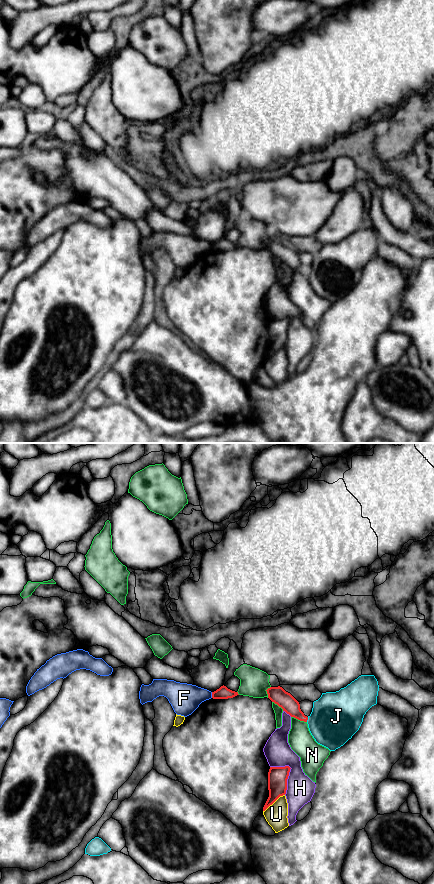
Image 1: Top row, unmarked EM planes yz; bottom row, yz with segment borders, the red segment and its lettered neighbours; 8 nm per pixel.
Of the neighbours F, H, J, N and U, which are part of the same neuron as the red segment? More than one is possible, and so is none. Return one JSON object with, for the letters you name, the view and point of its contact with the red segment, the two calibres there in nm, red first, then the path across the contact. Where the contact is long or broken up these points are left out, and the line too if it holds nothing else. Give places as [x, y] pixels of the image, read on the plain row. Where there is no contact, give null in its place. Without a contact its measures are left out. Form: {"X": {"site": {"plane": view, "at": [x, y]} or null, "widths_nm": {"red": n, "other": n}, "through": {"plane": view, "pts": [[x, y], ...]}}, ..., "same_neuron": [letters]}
{"same_neuron": []}

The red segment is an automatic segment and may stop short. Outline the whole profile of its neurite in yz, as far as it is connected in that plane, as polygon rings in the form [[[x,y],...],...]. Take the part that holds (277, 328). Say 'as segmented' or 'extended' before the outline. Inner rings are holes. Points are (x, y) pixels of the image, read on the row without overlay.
as segmented; [[[289,318],[270,319],[268,324],[269,349],[263,359],[263,363],[272,357],[280,348],[286,346],[290,321]]]

